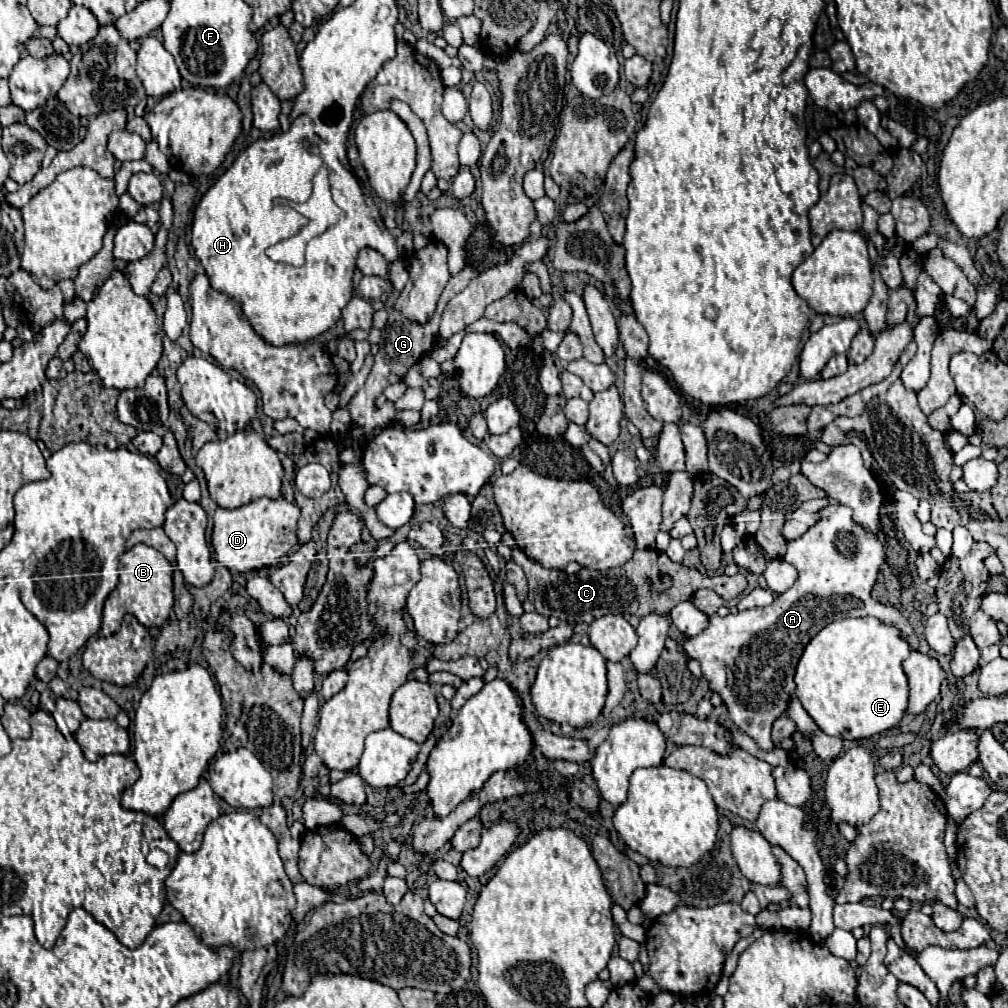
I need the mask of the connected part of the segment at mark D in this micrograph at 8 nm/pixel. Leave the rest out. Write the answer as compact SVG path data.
M282 496L276 500L258 498L236 510L216 508L212 530L212 548L216 562L236 572L250 572L260 570L264 566L280 564L280 558L290 554L298 544L296 540L298 518L300 508L294 502L284 500Z

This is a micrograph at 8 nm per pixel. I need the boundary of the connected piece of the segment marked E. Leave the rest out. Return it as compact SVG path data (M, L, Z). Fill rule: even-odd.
M874 616L846 618L822 628L806 646L796 666L796 696L818 724L818 728L830 736L844 740L868 738L892 730L902 720L908 706L908 678L904 676L902 662L910 656L912 648L896 626L884 624Z

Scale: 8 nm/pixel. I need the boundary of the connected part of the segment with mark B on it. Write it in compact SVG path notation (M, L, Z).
M136 544L128 552L120 556L120 582L116 590L108 596L104 604L104 618L100 628L100 636L108 637L120 629L120 620L126 614L138 618L138 622L146 628L160 626L174 606L172 594L172 564L154 548L146 544Z

